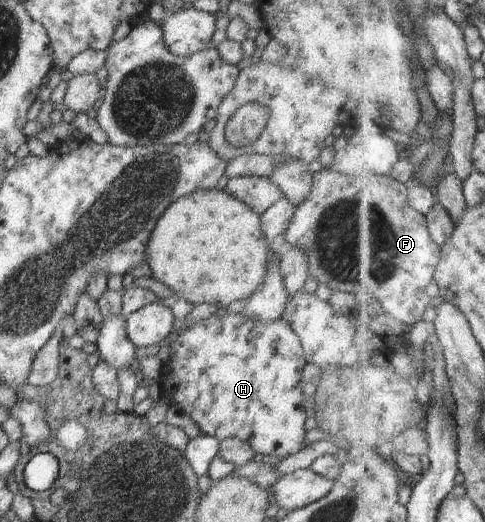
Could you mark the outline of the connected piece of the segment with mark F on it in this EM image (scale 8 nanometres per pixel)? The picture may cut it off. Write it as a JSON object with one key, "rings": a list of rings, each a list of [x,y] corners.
{"rings":[[[324,168],[313,174],[311,193],[295,208],[285,239],[291,247],[305,253],[309,277],[313,277],[318,285],[327,285],[331,291],[356,294],[376,310],[413,326],[423,321],[431,306],[427,287],[436,281],[442,246],[433,239],[428,216],[413,207],[410,188],[411,185],[393,176],[353,177]]]}

